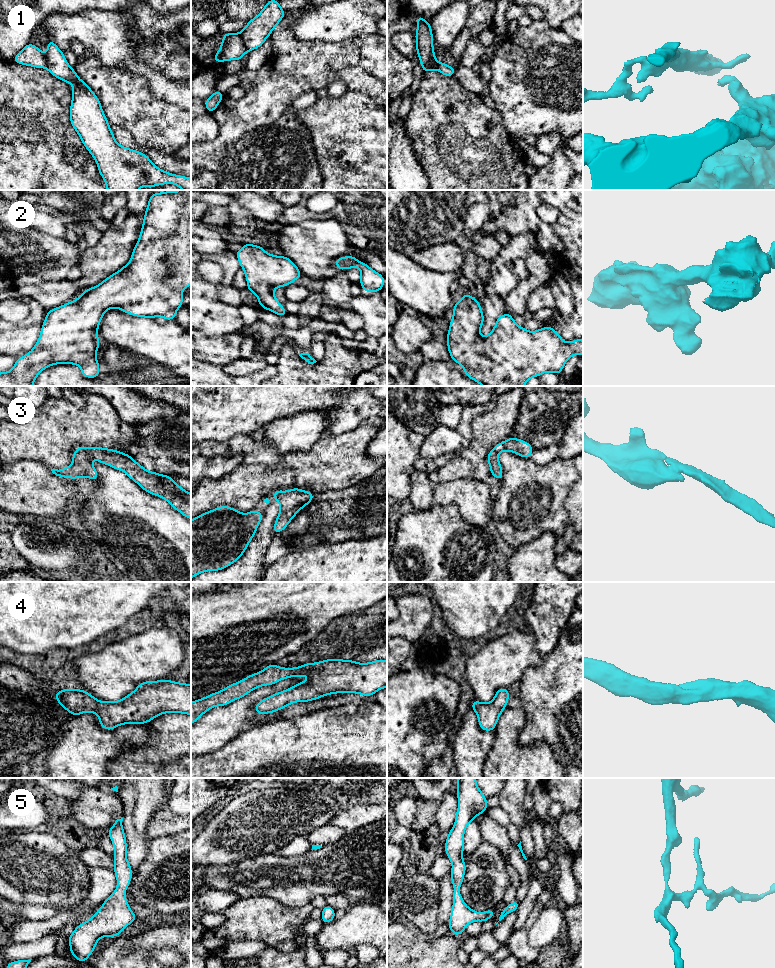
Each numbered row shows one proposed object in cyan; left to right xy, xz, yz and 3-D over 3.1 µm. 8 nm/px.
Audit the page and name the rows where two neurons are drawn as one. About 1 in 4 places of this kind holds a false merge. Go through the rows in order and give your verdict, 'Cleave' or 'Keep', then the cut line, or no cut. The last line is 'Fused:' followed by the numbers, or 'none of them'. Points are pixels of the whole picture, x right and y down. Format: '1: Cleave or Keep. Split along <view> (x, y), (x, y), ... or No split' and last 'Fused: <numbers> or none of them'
1: Cleave. Split along xz (239, 34), (244, 46), (248, 50)
2: Keep. No split
3: Keep. No split
4: Keep. No split
5: Keep. No split
Fused: 1

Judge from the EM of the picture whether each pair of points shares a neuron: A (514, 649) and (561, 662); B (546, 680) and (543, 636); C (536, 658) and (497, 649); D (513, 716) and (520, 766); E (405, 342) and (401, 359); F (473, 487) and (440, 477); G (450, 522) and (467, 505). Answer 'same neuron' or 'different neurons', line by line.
A: different neurons
B: different neurons
C: same neuron
D: same neuron
E: different neurons
F: different neurons
G: different neurons

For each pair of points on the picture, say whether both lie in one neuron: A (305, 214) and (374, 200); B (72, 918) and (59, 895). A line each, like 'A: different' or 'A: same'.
A: same
B: different

